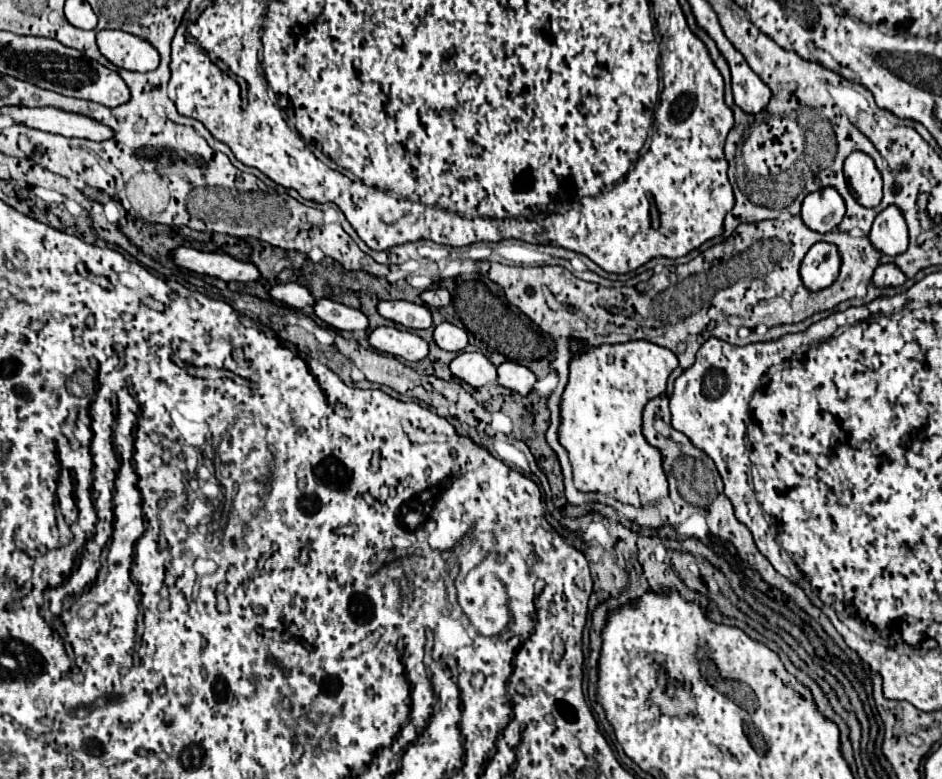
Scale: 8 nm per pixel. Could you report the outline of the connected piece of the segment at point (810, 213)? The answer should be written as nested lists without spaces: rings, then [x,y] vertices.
[[[825,187],[809,193],[801,207],[803,223],[819,233],[827,233],[845,217],[845,201],[835,187]]]

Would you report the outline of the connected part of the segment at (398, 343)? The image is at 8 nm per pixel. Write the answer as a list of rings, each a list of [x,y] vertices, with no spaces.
[[[377,327],[371,333],[369,343],[381,353],[389,353],[405,361],[421,361],[429,355],[429,343],[407,329]]]

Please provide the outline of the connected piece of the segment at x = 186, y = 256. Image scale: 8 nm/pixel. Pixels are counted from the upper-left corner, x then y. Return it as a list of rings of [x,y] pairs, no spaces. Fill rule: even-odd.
[[[179,247],[173,251],[173,261],[179,267],[185,267],[185,269],[201,273],[201,275],[211,275],[211,277],[217,277],[223,281],[247,283],[247,281],[261,279],[261,273],[253,263],[233,259],[231,255],[225,255],[225,253],[205,253],[205,251],[197,251],[197,249]]]

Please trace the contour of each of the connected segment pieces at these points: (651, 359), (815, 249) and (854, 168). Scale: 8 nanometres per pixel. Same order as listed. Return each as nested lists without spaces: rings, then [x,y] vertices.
[[[649,341],[601,345],[577,355],[571,361],[569,383],[561,401],[559,439],[569,453],[575,487],[579,491],[603,491],[629,505],[645,505],[659,497],[667,497],[667,479],[661,467],[661,453],[645,441],[641,433],[641,413],[649,399],[665,393],[667,377],[677,365],[679,363],[673,351]]]
[[[815,243],[801,263],[801,279],[811,291],[825,289],[835,283],[841,269],[841,255],[833,243]]]
[[[853,151],[845,159],[845,177],[849,189],[863,207],[877,207],[883,197],[883,177],[875,167],[873,157],[863,151]]]

